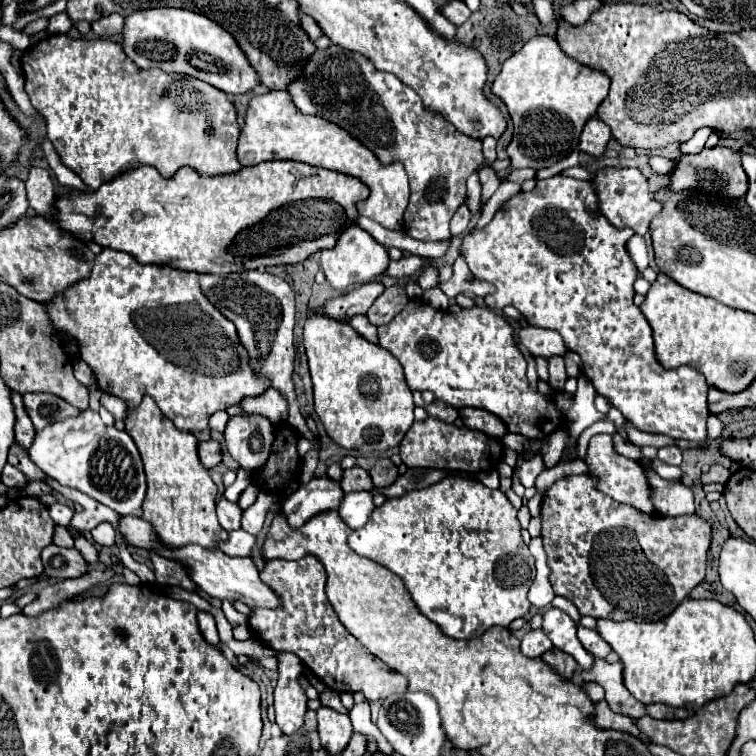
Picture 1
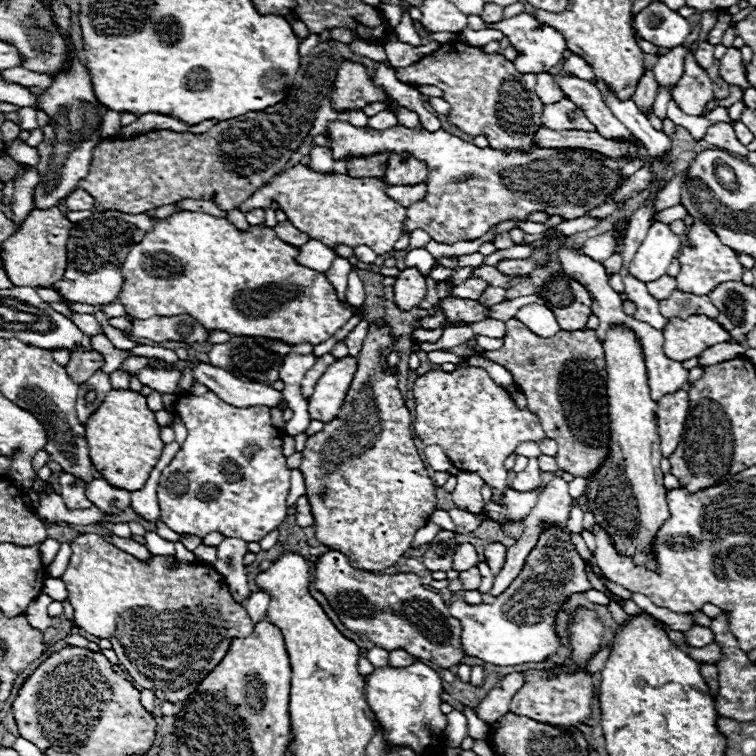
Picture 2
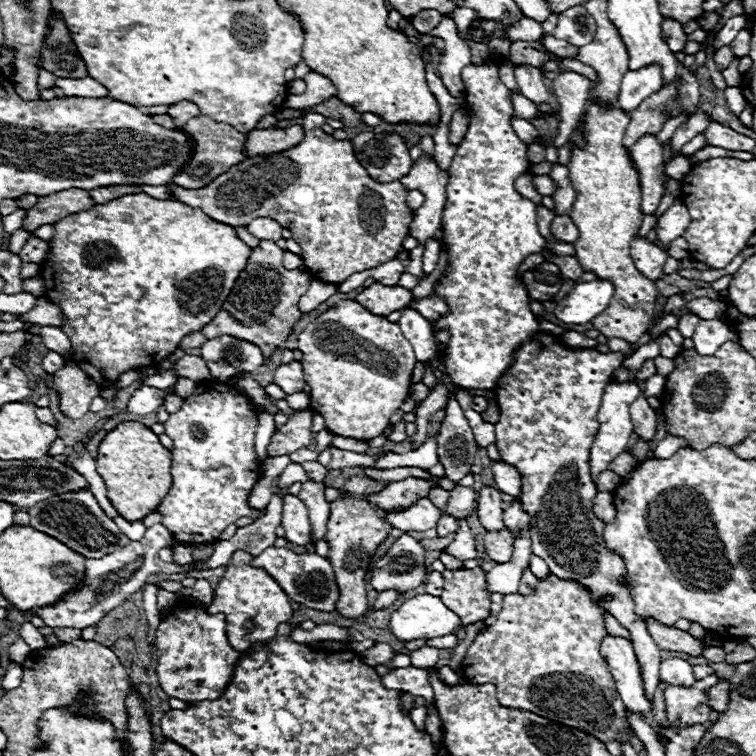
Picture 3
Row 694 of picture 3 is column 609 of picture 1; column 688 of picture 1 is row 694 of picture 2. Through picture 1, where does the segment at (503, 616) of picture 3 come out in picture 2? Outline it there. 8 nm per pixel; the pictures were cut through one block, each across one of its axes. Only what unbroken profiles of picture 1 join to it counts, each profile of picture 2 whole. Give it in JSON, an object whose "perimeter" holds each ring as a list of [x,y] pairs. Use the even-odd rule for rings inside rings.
{"perimeter":[[[554,668],[552,672],[546,670],[528,670],[524,672],[526,684],[522,690],[512,698],[510,710],[514,714],[524,714],[526,718],[536,718],[536,722],[552,722],[554,726],[576,726],[590,718],[590,702],[594,696],[594,682],[590,674],[564,674],[562,668]],[[560,672],[558,678],[548,678],[548,674]]]}

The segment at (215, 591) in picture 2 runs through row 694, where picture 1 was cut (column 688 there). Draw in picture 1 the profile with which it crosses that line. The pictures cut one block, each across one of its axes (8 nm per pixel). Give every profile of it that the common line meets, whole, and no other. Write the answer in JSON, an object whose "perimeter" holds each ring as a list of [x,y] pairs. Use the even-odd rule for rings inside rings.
{"perimeter":[[[716,146],[712,150],[704,148],[700,154],[682,156],[678,160],[676,170],[670,176],[672,176],[670,190],[674,190],[674,192],[688,190],[688,188],[702,188],[702,190],[716,190],[728,198],[744,198],[744,192],[748,188],[748,178],[742,168],[740,152],[734,152],[726,146]]]}

